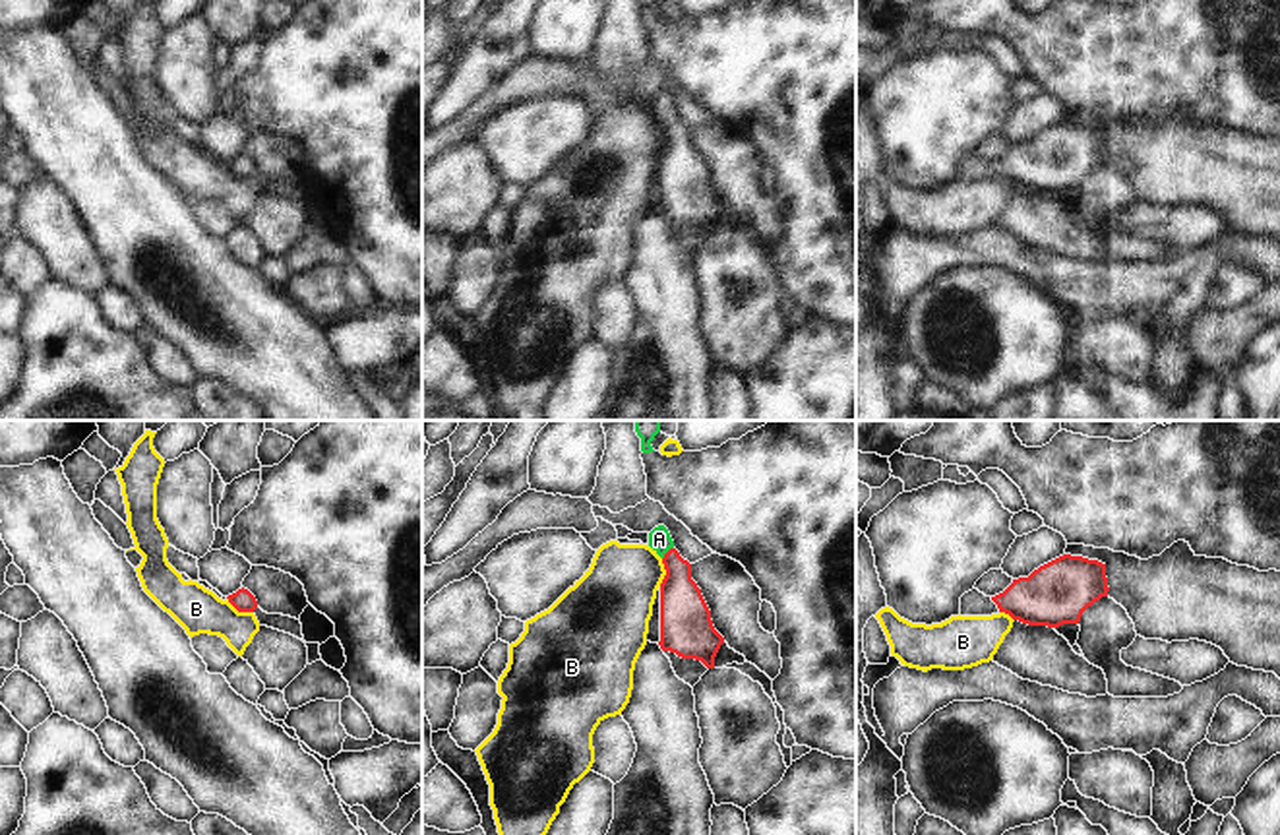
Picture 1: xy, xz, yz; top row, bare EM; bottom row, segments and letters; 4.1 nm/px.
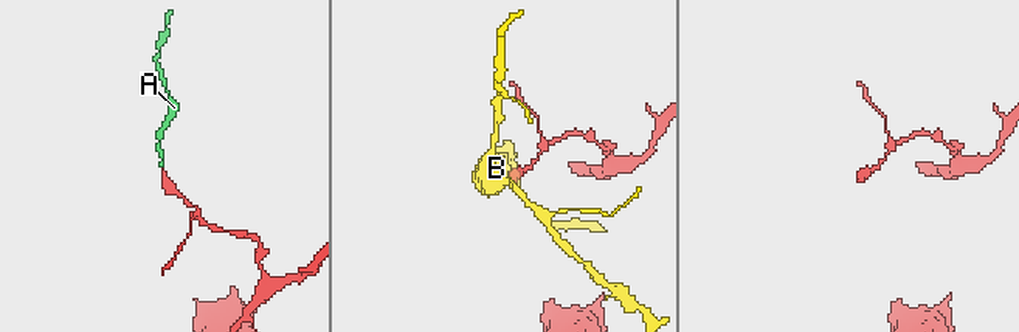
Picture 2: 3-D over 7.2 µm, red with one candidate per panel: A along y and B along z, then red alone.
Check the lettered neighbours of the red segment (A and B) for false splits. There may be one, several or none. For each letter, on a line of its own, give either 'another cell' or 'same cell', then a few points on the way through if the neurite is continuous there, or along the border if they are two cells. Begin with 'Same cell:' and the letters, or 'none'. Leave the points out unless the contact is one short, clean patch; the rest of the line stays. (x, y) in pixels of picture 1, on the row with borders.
Same cell: A
A: same cell; way xz (682, 607), (678, 570), (667, 553), (659, 539)
B: another cell; border xy (227, 597), (239, 611), (252, 613)

